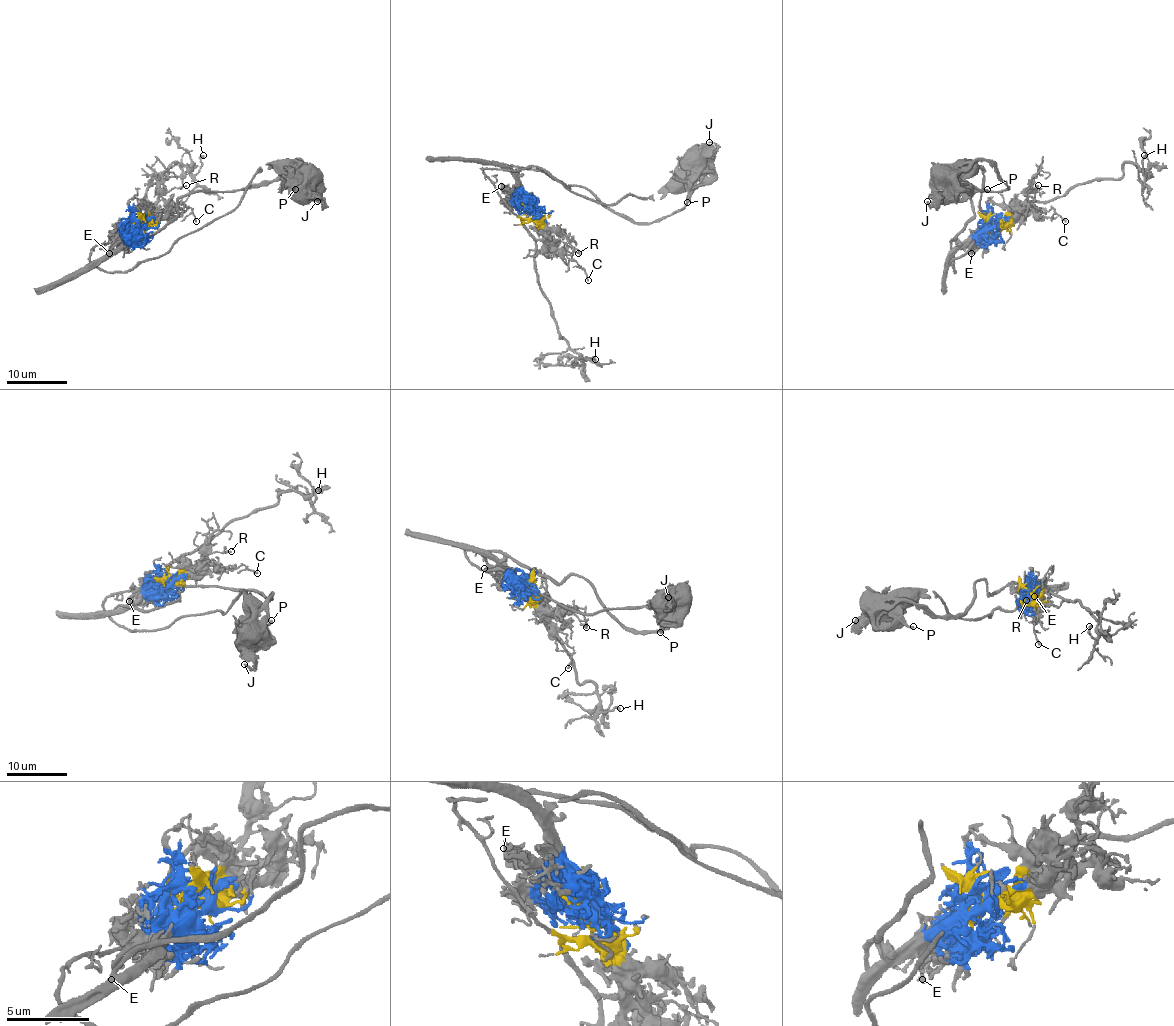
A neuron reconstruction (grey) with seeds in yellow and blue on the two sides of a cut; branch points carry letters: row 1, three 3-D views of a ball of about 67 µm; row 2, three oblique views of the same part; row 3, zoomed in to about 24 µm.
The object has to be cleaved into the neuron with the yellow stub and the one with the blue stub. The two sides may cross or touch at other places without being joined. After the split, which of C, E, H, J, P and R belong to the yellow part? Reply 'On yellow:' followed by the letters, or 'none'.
On yellow: C, H, R

